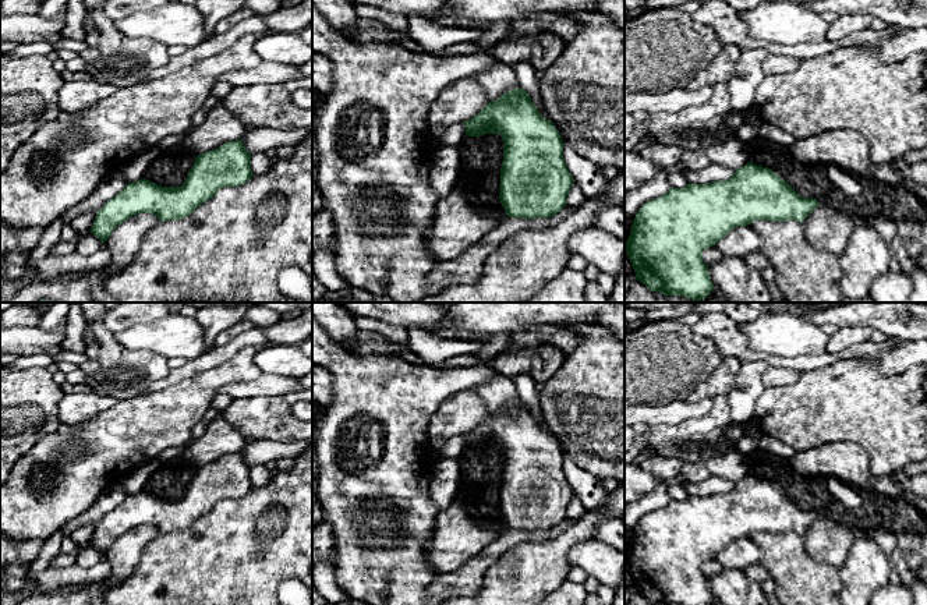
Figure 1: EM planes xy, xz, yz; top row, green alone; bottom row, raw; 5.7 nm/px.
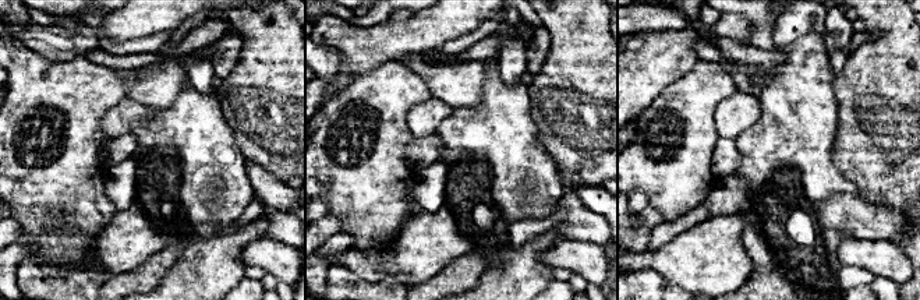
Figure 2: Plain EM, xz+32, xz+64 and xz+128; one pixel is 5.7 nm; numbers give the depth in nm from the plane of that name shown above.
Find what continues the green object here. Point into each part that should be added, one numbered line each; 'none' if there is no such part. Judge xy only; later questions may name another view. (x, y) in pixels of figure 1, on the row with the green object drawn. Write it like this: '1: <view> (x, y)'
none

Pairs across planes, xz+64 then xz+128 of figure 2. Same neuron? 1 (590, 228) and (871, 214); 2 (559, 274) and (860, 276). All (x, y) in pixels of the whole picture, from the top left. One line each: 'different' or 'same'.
1: same
2: same

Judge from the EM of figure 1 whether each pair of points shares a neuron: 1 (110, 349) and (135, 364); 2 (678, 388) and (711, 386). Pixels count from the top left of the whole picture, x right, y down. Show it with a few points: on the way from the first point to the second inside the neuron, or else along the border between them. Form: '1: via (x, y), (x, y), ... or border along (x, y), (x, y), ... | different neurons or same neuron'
1: via (116, 354), (126, 364), (130, 364) | same neuron
2: border along (718, 363), (718, 367), (685, 399) | different neurons

